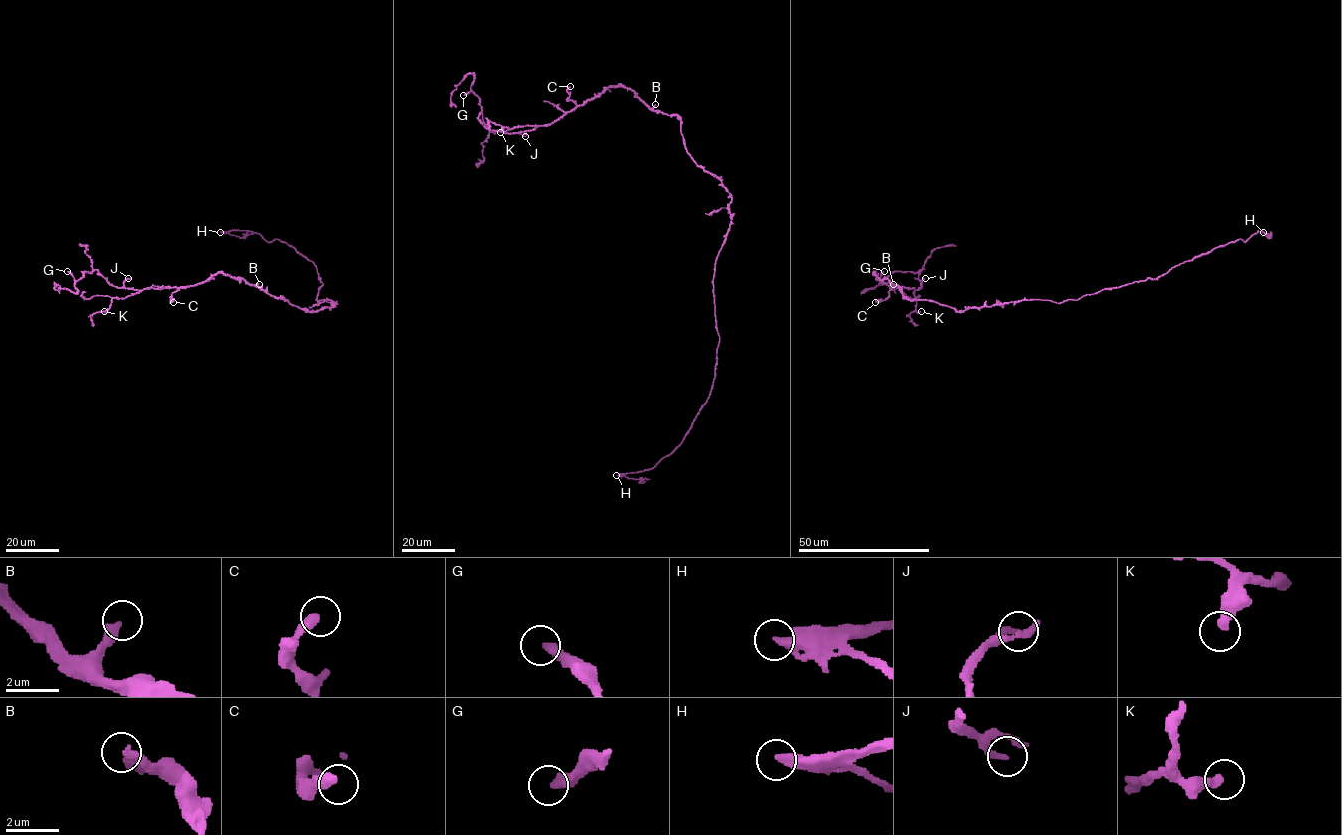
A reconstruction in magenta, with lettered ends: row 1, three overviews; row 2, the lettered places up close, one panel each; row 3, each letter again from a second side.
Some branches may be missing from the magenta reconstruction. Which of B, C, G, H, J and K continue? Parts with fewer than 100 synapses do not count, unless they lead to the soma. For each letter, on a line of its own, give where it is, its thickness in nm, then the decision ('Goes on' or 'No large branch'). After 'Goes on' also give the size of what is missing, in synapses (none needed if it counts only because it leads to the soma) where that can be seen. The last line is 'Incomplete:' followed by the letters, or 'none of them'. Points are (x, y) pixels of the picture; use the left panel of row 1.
B: Place: (259, 284). Thickness 320 nm. No large branch
C: Place: (173, 302). Thickness 380 nm. No large branch
G: Place: (67, 271). Thickness 380 nm. No large branch
H: Place: (220, 232). Thickness 440 nm. Goes on. Roughly 200 synapses
J: Place: (128, 278). Thickness 240 nm. No large branch
K: Place: (104, 311). Thickness 360 nm. No large branch
Incomplete: H

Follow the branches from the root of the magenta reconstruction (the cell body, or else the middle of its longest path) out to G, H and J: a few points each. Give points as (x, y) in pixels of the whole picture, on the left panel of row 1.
G: (308, 311), (222, 272), (195, 285), (134, 290), (112, 286), (97, 270), (85, 271), (77, 280), (67, 271)
H: (308, 311), (334, 306), (318, 303), (322, 284), (311, 260), (253, 231), (220, 232)
J: (308, 311), (271, 296), (243, 279), (222, 272), (195, 285), (142, 290), (126, 288), (124, 282), (128, 278)

